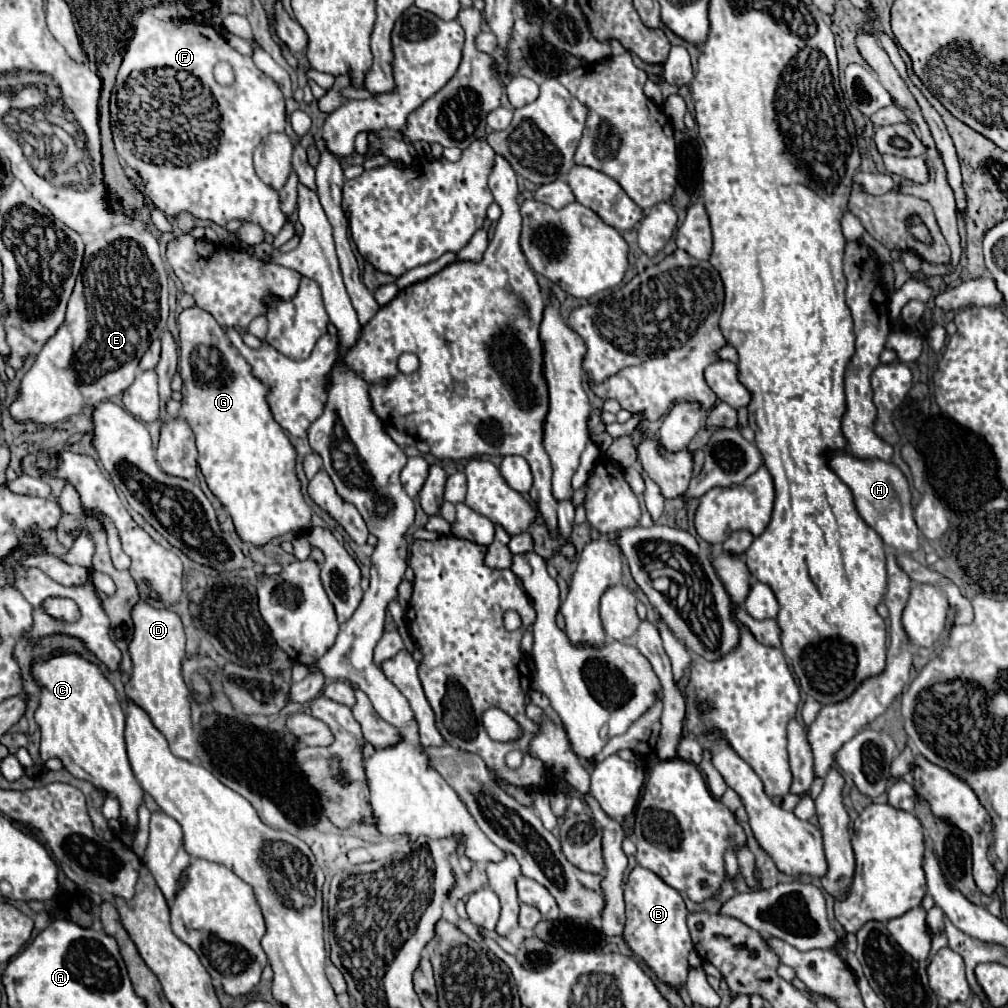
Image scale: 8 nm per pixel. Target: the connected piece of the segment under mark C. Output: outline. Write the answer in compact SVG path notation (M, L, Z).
M57 649L51 653L49 661L31 665L31 677L41 689L39 707L35 711L35 721L41 729L41 759L59 757L71 775L117 797L121 803L119 821L137 829L137 807L143 801L143 789L131 771L125 753L125 713L121 701L101 667L75 651Z

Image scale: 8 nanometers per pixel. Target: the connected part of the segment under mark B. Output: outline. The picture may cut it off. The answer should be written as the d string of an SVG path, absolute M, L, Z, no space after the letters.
M635 867L625 883L625 907L627 907L627 925L623 939L631 947L631 951L643 959L643 963L657 975L657 979L669 985L673 991L677 987L685 987L689 963L687 957L693 951L693 943L687 929L687 907L683 903L681 893L671 885L665 885L655 873L649 869Z

